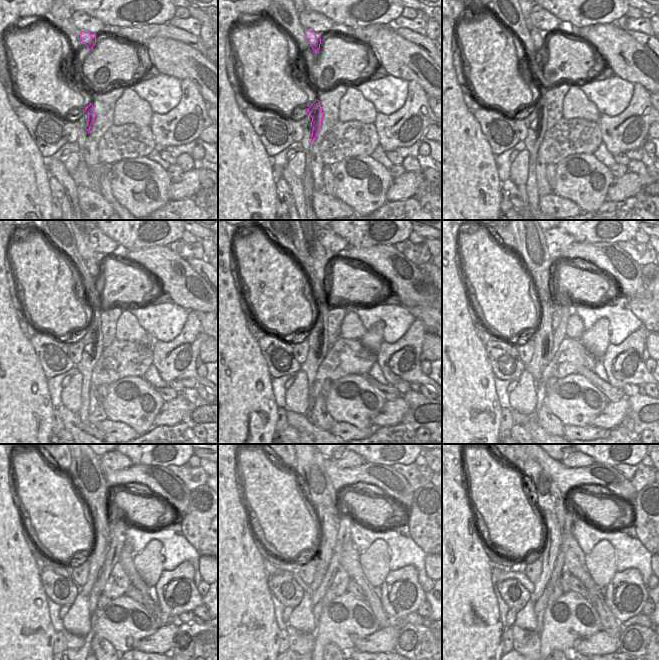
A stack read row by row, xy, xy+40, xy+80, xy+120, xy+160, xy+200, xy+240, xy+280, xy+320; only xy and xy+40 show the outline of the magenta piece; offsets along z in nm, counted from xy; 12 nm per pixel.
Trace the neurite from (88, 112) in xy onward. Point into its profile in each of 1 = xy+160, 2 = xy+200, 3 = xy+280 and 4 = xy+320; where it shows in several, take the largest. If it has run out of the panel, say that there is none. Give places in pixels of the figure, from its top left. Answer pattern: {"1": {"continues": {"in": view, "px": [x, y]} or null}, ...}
{"1": {"continues": {"in": "xy+160", "px": [318, 334]}}, "2": {"continues": {"in": "xy+200", "px": [545, 283]}}, "3": {"continues": {"in": "xy+280", "px": [329, 524]}}, "4": {"continues": {"in": "xy+320", "px": [552, 544]}}}

